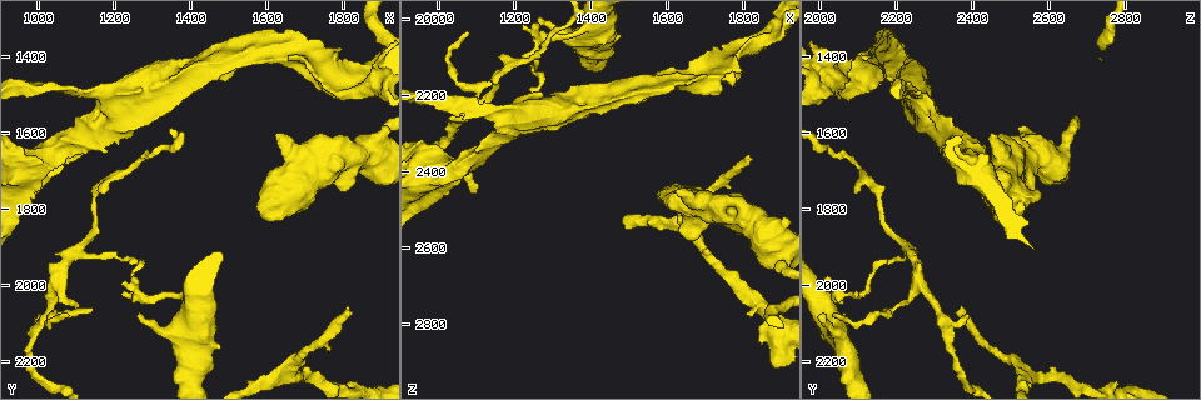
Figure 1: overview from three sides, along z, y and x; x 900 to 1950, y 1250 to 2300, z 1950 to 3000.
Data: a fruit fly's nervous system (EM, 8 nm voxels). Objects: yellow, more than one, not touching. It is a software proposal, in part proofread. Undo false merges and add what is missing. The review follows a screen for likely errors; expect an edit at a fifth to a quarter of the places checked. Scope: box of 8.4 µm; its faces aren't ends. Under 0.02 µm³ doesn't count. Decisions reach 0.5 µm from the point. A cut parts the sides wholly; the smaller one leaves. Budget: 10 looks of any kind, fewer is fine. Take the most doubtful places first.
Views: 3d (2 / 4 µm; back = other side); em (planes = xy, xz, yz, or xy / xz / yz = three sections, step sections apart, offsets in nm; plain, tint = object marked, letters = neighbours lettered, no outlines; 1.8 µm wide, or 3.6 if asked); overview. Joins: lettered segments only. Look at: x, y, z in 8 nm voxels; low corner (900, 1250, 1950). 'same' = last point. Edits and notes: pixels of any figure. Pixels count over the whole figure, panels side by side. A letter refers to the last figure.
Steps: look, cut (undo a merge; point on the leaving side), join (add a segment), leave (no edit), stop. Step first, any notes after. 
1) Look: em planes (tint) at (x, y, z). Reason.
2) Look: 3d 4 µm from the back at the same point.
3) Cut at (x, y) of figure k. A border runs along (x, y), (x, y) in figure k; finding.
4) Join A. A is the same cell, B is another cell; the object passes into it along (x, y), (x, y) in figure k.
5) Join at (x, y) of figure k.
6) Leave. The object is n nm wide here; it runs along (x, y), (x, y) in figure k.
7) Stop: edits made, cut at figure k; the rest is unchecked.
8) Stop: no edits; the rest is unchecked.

Look: em planes (letters) at (1260, 2030, 2045). Abrupt turn.

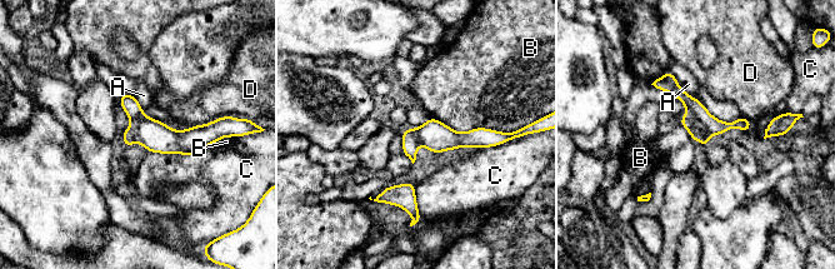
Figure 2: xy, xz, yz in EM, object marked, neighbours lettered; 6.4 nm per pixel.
Cut at (709, 125) of figure 2. The object is 190 nm wide here; A, B, C and D are other cells; the part that leaves runs along (668, 75), (711, 125), (746, 126) in figure 2; two neurons meet here.

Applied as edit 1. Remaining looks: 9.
Look: 3d 4 µm at (1025, 1660, 2395). Calibre changes.

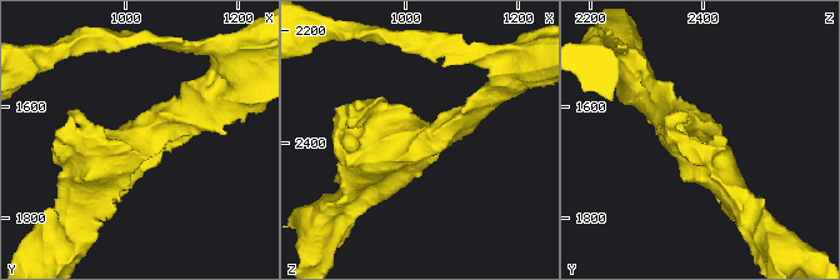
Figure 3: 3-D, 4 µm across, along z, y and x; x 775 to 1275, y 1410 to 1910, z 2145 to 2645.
Look: em 3.6 µm planes (plain) at (1025, 1655, 2395). The arms are 280, 700 nm wide; need the tissue.

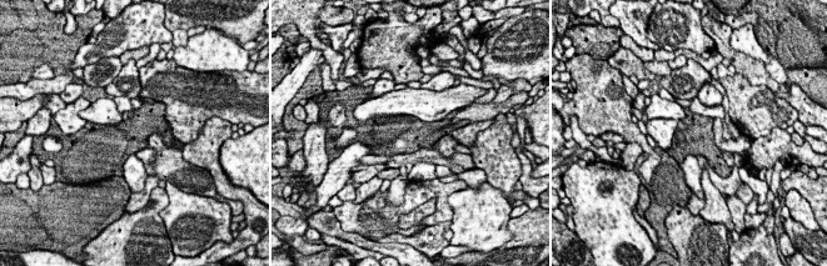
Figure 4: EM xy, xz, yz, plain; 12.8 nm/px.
Look: em 3.6 µm planes (letters) at the same point. See the neighbours.

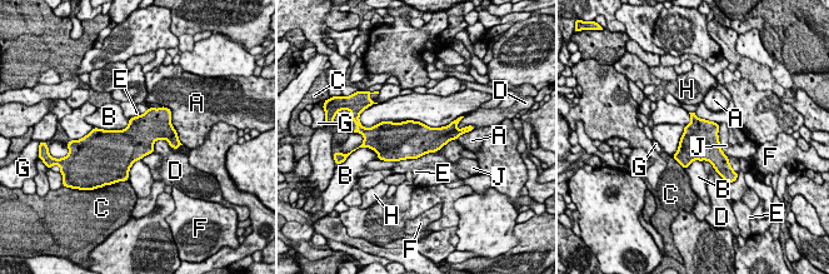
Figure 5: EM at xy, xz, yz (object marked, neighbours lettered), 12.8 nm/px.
Leave. The longest contact is with J, 800 nm; A, B, C, D, E, F, G, H and J are other cells; all the same neuron.

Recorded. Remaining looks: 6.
Look: 3d 2 µm at (1795, 1485, 2085). Arms part here.

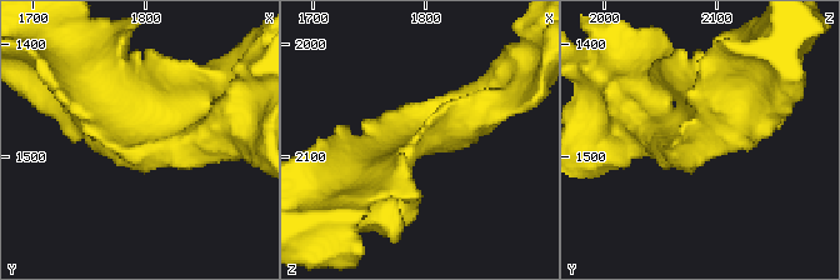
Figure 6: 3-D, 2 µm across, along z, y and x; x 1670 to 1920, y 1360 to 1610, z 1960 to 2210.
Look: em 3.6 µm planes (tint) at (1790, 1486, 2080).

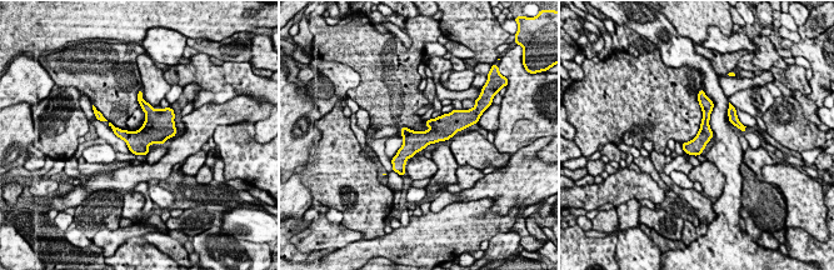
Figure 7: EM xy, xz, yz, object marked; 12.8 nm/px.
Look: em 3.6 µm planes (letters) at the same point.

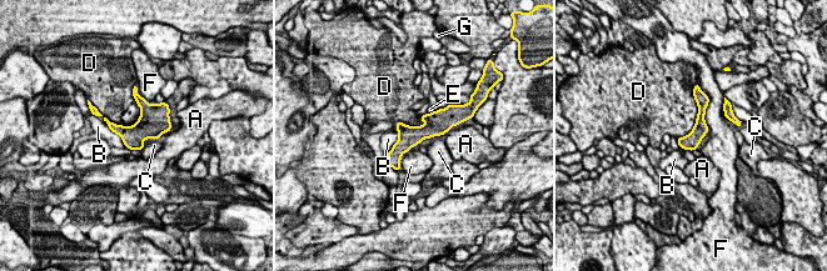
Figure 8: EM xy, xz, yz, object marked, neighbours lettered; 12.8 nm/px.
Leave. The longest contact is with D, 600 nm; A, B, C, D, E, F and G are other cells; a border runs along (142, 110), (131, 125), (98, 111) in figure 8; one neuron here.

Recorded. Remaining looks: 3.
Look: 3d 4 µm at (1315, 1475, 2240). Arms part here.

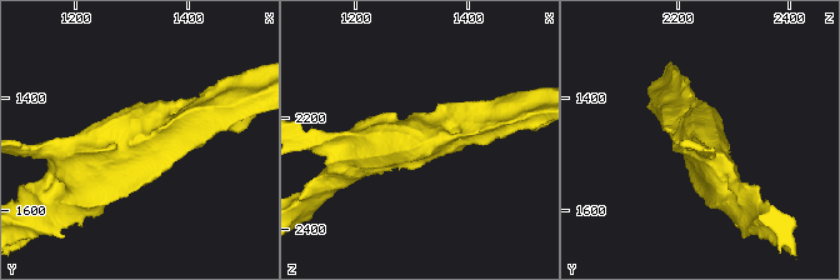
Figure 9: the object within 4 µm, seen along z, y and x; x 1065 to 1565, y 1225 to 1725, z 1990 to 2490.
Look: em 3.6 µm planes (tint) at (1315, 1465, 2240). Now the EM.

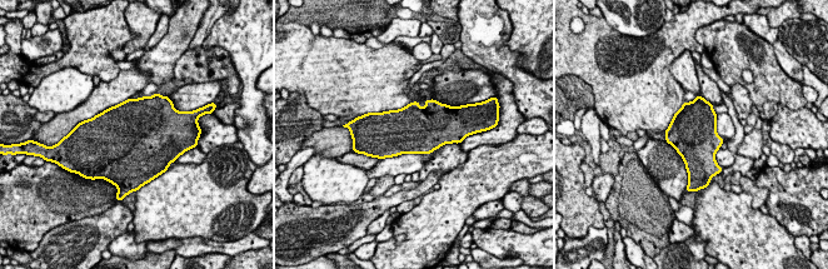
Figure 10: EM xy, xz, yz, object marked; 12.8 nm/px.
Look: em 3.6 µm planes (letters) at the same point.

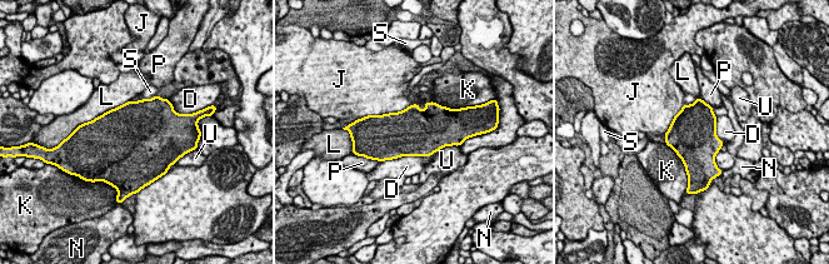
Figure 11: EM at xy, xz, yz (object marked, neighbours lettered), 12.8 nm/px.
Leave. D, J, K, L, N, P, S and U are other cells; a border runs along (429, 155), (401, 155), (380, 162) in figure 11; continuous, no second neuron.

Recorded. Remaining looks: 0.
Stop: edits made, cut at figure 2; the rest is unchecked.

